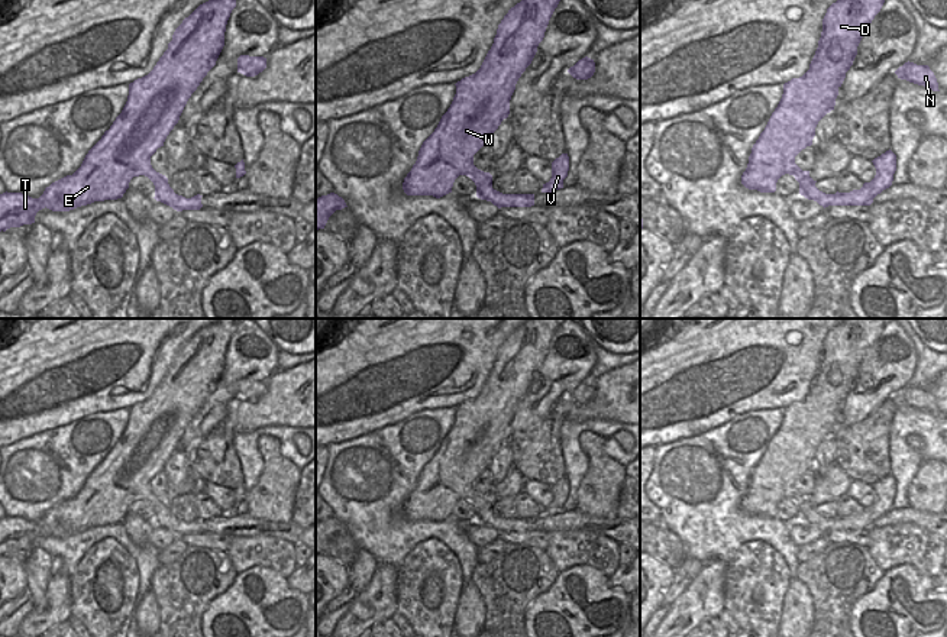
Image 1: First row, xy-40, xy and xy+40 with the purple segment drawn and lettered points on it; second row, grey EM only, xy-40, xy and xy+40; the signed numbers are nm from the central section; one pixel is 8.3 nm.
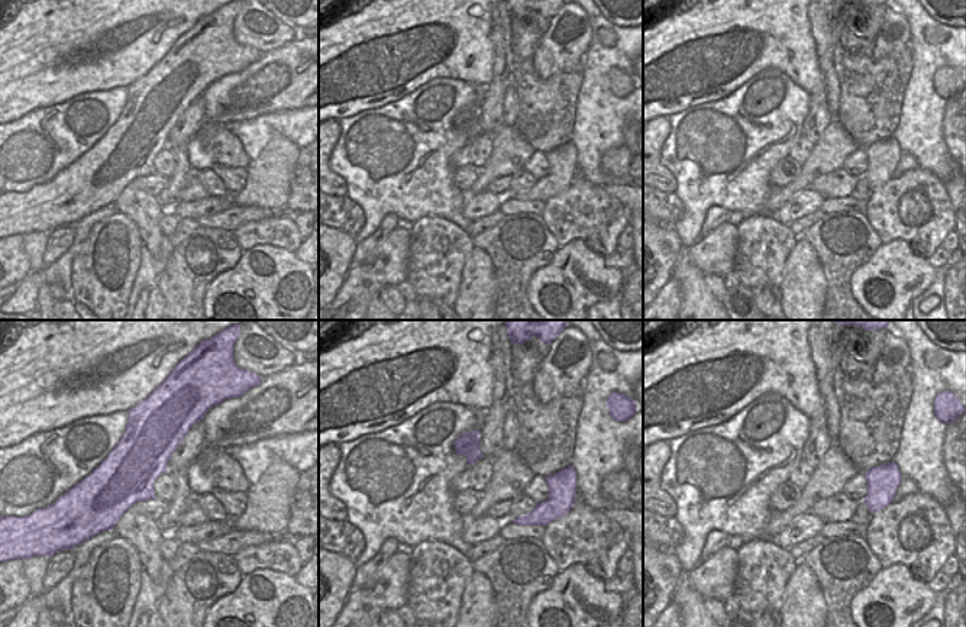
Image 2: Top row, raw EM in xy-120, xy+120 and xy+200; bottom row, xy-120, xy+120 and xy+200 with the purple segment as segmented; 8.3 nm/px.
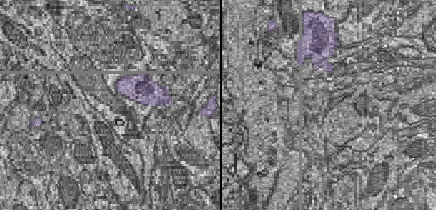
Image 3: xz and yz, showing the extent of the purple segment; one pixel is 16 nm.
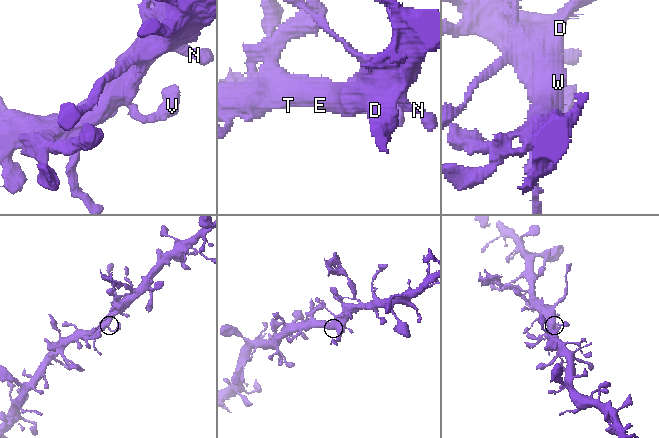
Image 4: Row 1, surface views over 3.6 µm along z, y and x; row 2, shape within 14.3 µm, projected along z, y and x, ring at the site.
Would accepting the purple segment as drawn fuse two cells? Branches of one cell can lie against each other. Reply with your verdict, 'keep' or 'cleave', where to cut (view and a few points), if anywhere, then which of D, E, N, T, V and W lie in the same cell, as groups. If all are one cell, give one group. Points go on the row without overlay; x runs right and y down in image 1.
keep; no cut; D E N T V W

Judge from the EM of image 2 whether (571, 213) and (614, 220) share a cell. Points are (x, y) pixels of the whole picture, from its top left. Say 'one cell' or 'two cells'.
one cell

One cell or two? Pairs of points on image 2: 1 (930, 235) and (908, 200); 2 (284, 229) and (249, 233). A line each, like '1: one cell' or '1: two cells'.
1: one cell
2: one cell

